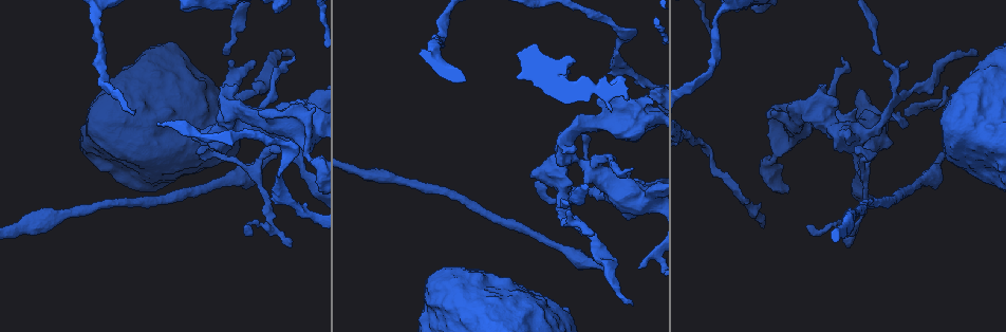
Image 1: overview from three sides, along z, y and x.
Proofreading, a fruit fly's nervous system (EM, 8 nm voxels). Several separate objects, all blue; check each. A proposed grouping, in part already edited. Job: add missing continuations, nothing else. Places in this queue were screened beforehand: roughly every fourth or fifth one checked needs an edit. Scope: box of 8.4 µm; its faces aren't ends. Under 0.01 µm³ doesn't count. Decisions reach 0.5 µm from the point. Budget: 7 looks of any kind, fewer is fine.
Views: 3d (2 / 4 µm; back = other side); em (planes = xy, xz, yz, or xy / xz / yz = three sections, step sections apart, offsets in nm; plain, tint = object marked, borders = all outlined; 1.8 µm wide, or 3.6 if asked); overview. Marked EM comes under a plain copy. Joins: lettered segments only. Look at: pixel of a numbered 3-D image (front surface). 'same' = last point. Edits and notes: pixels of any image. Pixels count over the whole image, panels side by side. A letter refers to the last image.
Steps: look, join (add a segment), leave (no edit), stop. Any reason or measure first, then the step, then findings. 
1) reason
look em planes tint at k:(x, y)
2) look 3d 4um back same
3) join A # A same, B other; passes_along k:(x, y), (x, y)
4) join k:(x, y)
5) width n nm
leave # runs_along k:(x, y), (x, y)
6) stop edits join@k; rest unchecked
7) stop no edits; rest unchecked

thick end
look em xy step 4 borders at 1:(768, 136)

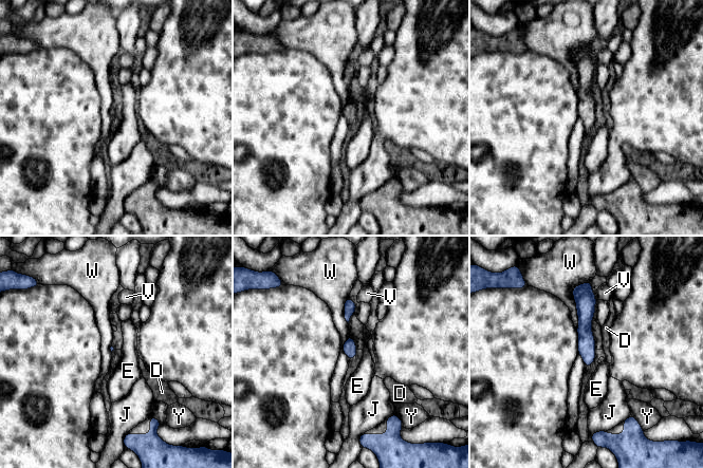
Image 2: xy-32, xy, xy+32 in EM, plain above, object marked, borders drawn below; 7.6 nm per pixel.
another direction
look em planes borders same

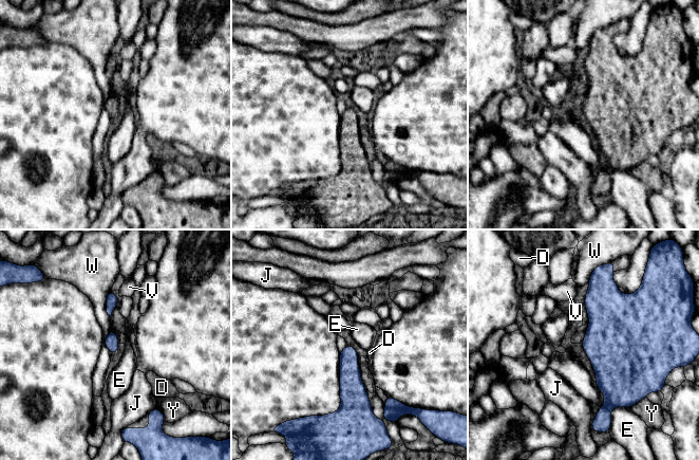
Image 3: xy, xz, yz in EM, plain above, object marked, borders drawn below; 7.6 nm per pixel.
longest_contact W 200 nm
leave # D other, E other, J other, V other, W other, Y other; border 3:(109, 290), (107, 313), (110, 316); no lettered segment goes on from it

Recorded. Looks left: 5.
calibre changes
look 3d 2um at 1:(267, 102)

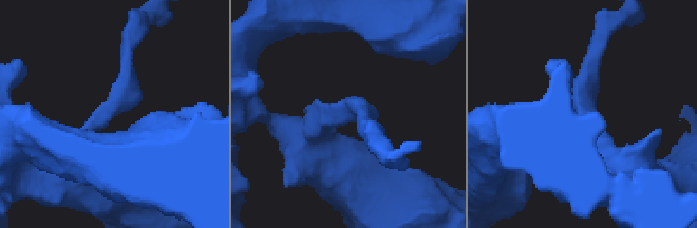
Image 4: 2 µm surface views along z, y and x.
shape alone is not enough
look em yz step 16 tint at 4:(346, 112)

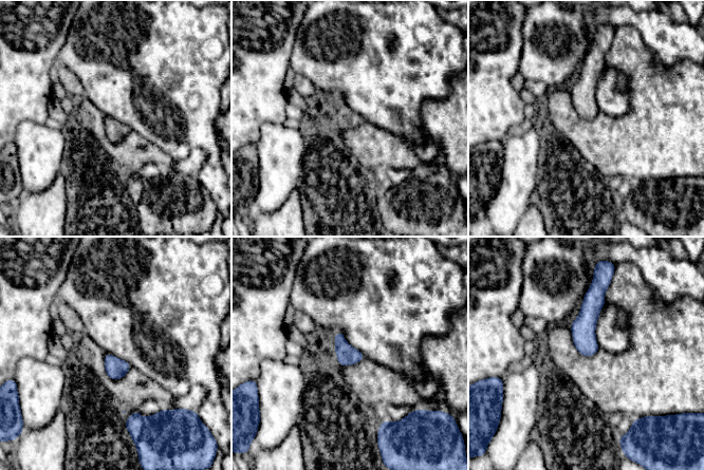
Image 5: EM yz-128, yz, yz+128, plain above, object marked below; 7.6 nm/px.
look em planes borders same

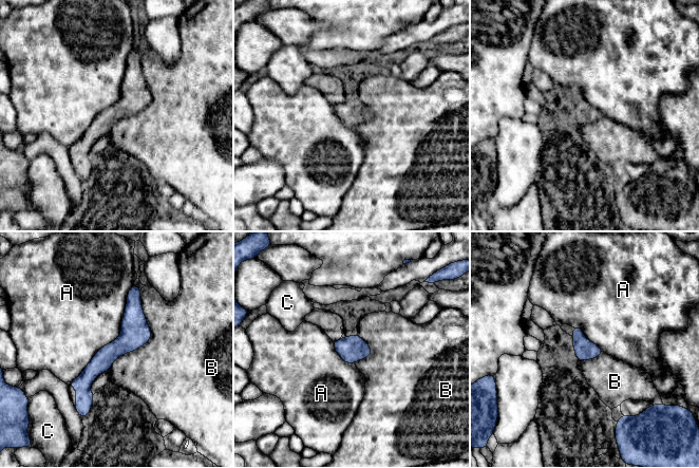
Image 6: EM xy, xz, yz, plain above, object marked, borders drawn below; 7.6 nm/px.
leave # A other, B other, C other; runs_along 6:(137, 291), (133, 331), (84, 379), (87, 406); no lettered segment goes on from it

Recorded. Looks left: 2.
an open end
look em yz step 8 tint at 1:(944, 153)

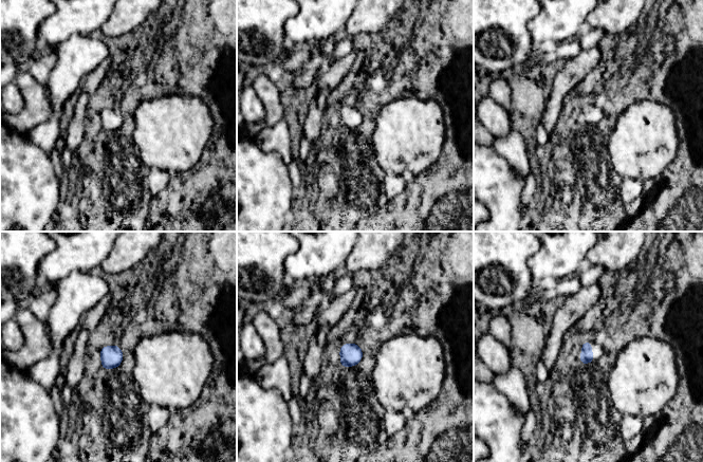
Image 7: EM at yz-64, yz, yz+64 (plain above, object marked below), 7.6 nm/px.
look em planes borders same

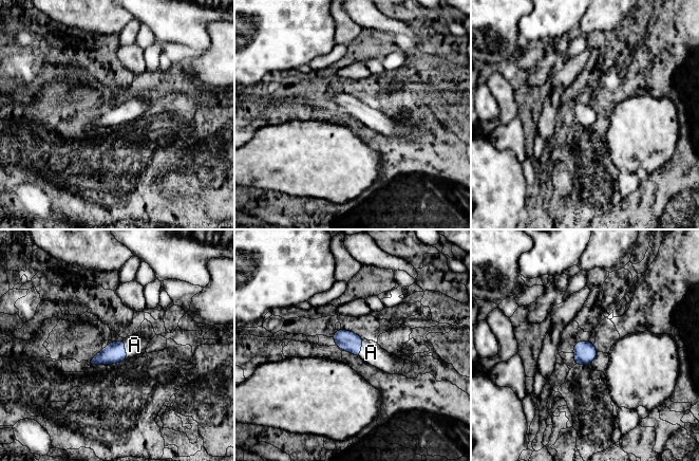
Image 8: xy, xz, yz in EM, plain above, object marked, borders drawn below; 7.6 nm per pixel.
width 160 nm
join 8:(134, 345) # A same; passes_along 8:(114, 352), (124, 349), (134, 345); it goes on there

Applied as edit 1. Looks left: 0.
stop edits join@8; rest unchecked

